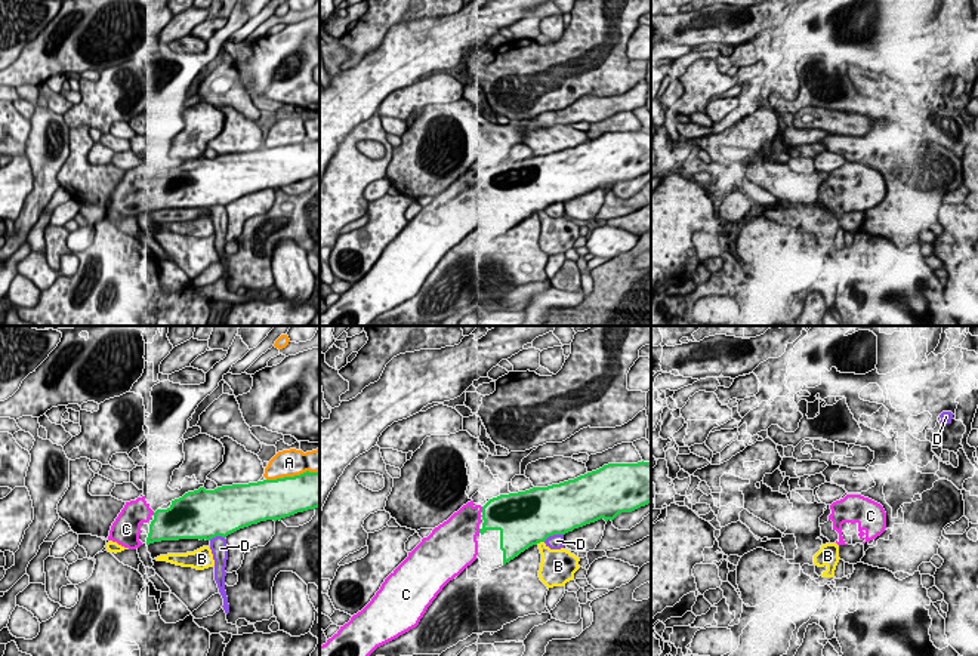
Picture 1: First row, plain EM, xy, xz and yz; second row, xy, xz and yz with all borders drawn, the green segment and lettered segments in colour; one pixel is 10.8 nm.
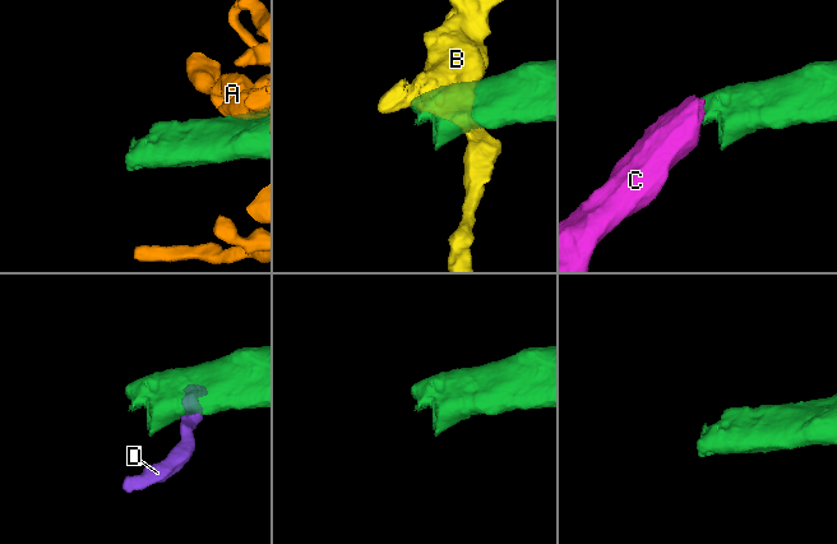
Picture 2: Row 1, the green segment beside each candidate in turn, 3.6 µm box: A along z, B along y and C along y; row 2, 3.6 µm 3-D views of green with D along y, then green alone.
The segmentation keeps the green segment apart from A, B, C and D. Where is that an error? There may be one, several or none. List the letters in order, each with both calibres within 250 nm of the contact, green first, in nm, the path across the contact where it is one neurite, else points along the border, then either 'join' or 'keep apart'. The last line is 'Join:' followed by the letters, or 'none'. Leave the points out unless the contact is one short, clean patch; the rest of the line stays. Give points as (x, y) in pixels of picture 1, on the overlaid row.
A: 420 nm thick on the green side, 300 nm on the other; keep apart
B: 500 nm thick on the green side, 260 nm on the other; keep apart
C: 400 nm thick on the green side, 320 nm on the other; join
D: 500 nm thick on the green side, 160 nm on the other; keep apart
Join: C

